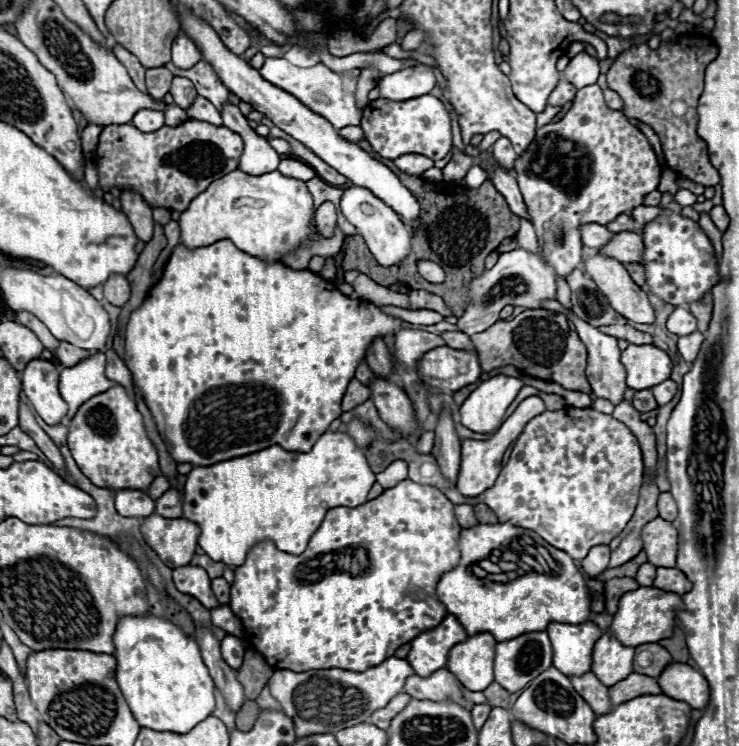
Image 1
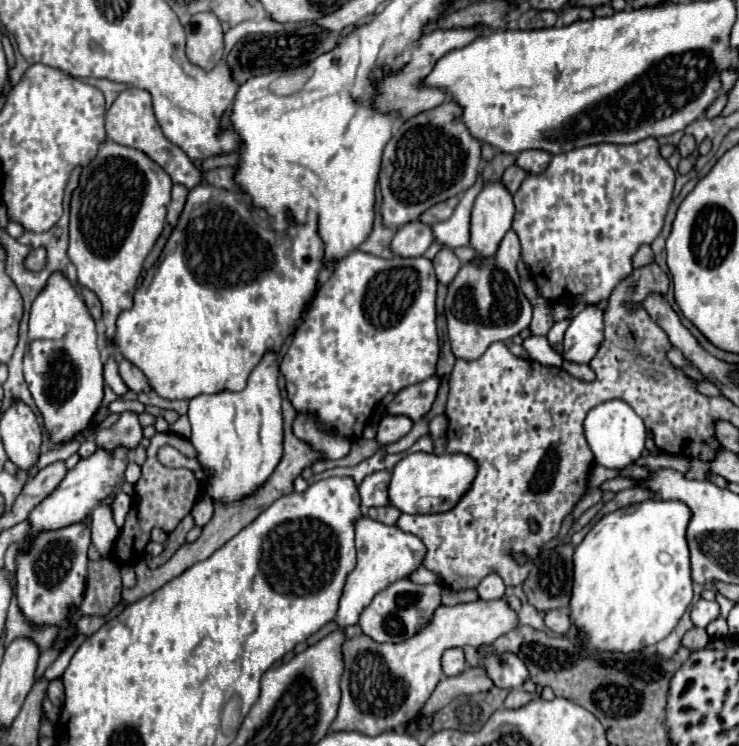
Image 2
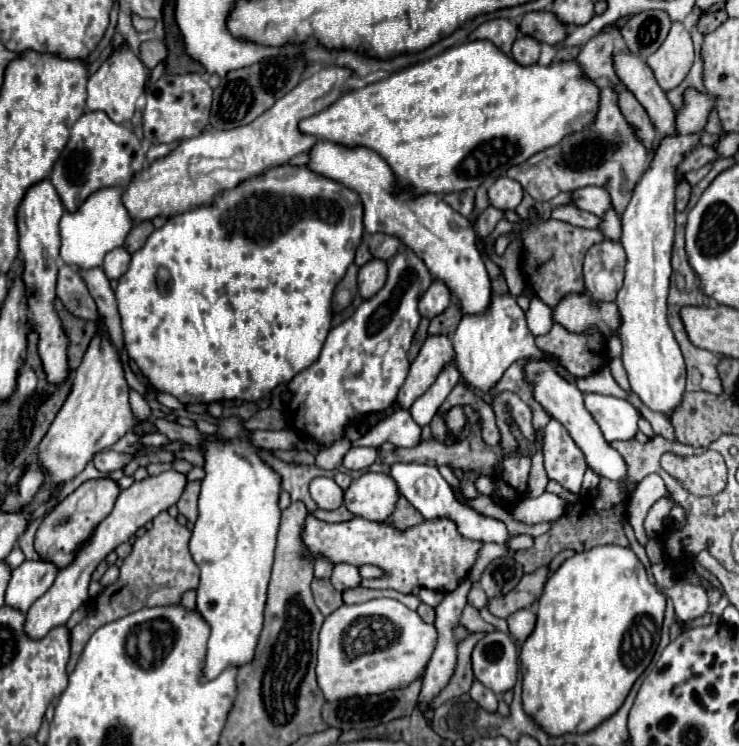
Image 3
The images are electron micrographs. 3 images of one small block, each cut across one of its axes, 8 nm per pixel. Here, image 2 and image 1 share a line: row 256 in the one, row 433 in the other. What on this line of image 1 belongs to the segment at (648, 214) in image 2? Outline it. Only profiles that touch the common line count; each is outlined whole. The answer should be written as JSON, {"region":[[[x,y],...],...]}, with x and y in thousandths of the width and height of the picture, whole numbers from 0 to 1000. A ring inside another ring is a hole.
{"region":[[[769,544],[755,552],[739,550],[712,568],[668,651],[647,668],[652,668],[652,673],[671,686],[677,700],[696,697],[696,705],[723,710],[742,729],[763,737],[774,751],[790,751],[801,732],[823,729],[847,708],[863,673],[869,633],[869,606],[861,584],[847,568],[831,563],[823,555],[806,552],[801,544]],[[796,710],[804,710],[804,721],[796,721]]]}

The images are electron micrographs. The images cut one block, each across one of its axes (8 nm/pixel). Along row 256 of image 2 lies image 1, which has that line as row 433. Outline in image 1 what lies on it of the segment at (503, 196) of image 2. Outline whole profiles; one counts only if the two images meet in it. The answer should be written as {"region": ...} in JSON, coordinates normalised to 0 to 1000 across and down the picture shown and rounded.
{"region":[[[668,504],[647,515],[647,520],[622,544],[622,566],[639,579],[668,579],[696,539],[701,525],[712,517],[712,509],[693,504]]]}

